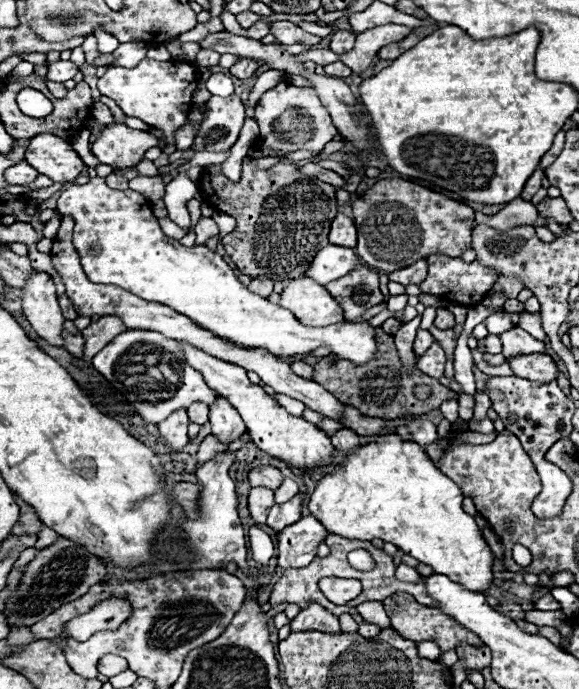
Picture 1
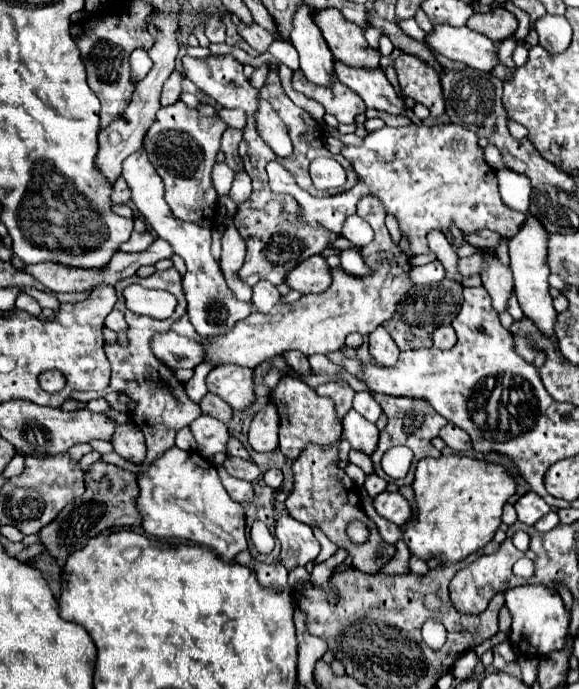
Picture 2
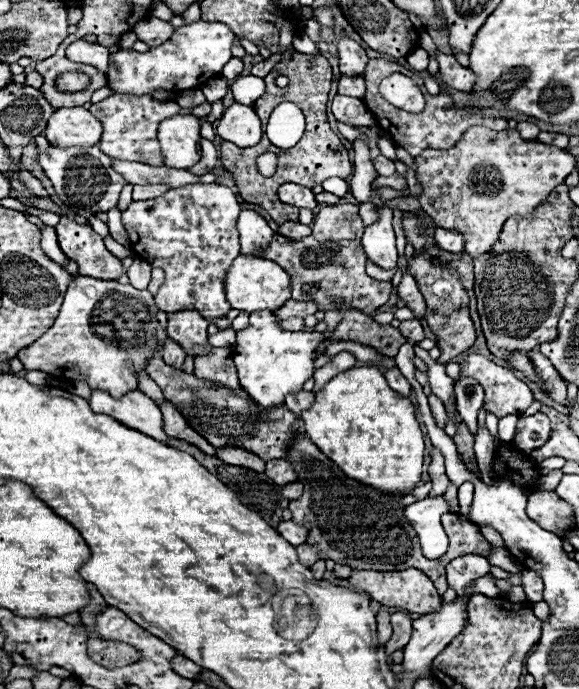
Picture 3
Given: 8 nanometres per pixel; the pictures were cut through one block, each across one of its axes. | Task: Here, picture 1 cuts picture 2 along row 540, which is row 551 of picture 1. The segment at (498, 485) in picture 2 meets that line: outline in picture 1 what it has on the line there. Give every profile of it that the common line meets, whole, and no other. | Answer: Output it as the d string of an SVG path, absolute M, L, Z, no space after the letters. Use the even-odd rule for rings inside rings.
M386 432L358 446L344 462L328 472L312 492L308 510L328 528L330 534L354 540L380 538L384 542L392 542L422 564L432 566L436 574L444 574L472 592L486 592L492 586L492 552L482 540L474 518L462 510L462 500L462 490L434 466L420 444Z

